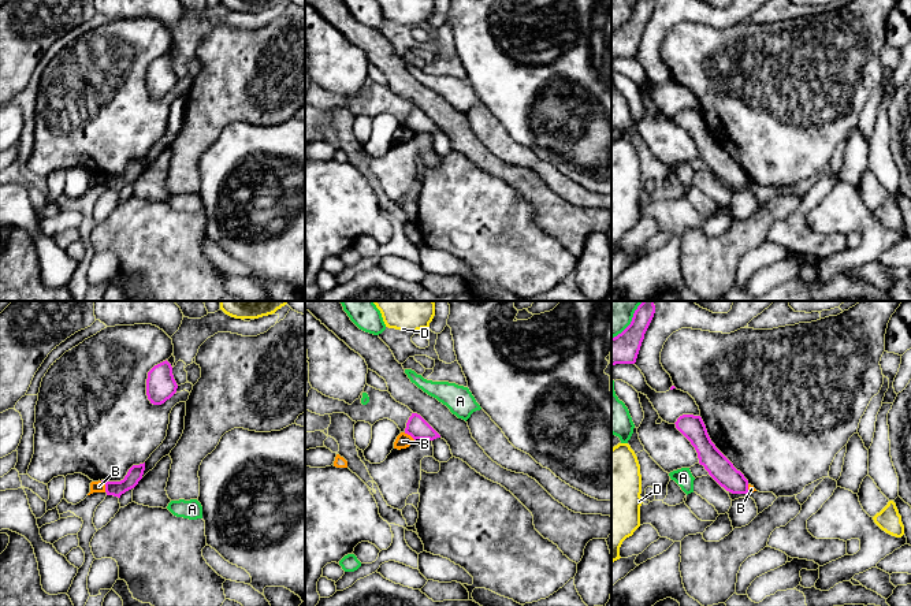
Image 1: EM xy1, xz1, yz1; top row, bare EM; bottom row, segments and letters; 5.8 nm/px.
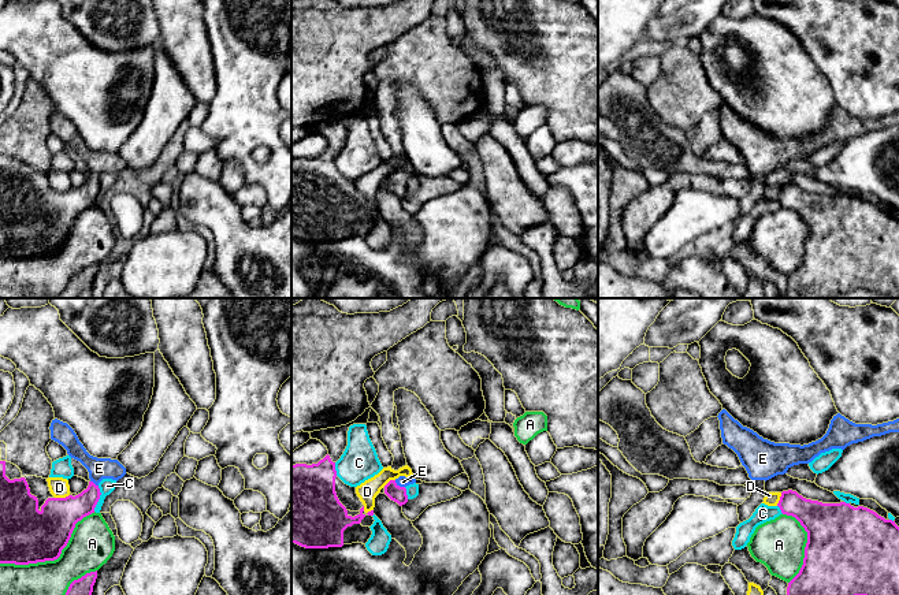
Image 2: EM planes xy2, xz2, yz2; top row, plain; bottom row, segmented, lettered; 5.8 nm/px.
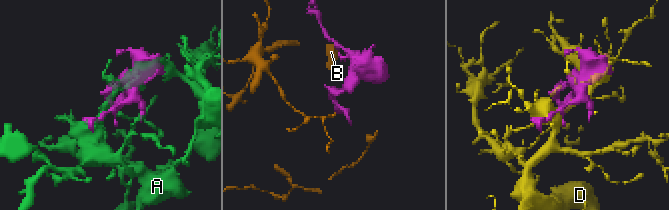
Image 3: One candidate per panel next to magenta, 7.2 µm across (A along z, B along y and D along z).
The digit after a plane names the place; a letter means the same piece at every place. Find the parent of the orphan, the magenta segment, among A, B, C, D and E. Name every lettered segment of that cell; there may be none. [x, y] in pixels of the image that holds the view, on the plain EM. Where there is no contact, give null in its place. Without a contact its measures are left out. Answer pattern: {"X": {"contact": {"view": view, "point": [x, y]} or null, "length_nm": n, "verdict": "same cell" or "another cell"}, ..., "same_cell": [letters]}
{"A": {"contact": {"view": "xy2", "point": [55, 252]}, "length_nm": 650, "verdict": "another cell"}, "B": {"contact": {"view": "xy1", "point": [106, 179]}, "length_nm": 80, "verdict": "another cell"}, "C": {"contact": {"view": "xy2", "point": [99, 192]}, "length_nm": 160, "verdict": "another cell"}, "D": {"contact": {"view": "xy2", "point": [62, 192]}, "length_nm": 90, "verdict": "another cell"}, "E": {"contact": {"view": "xz2", "point": [398, 179]}, "length_nm": 80, "verdict": "same cell"}, "same_cell": ["E"]}

